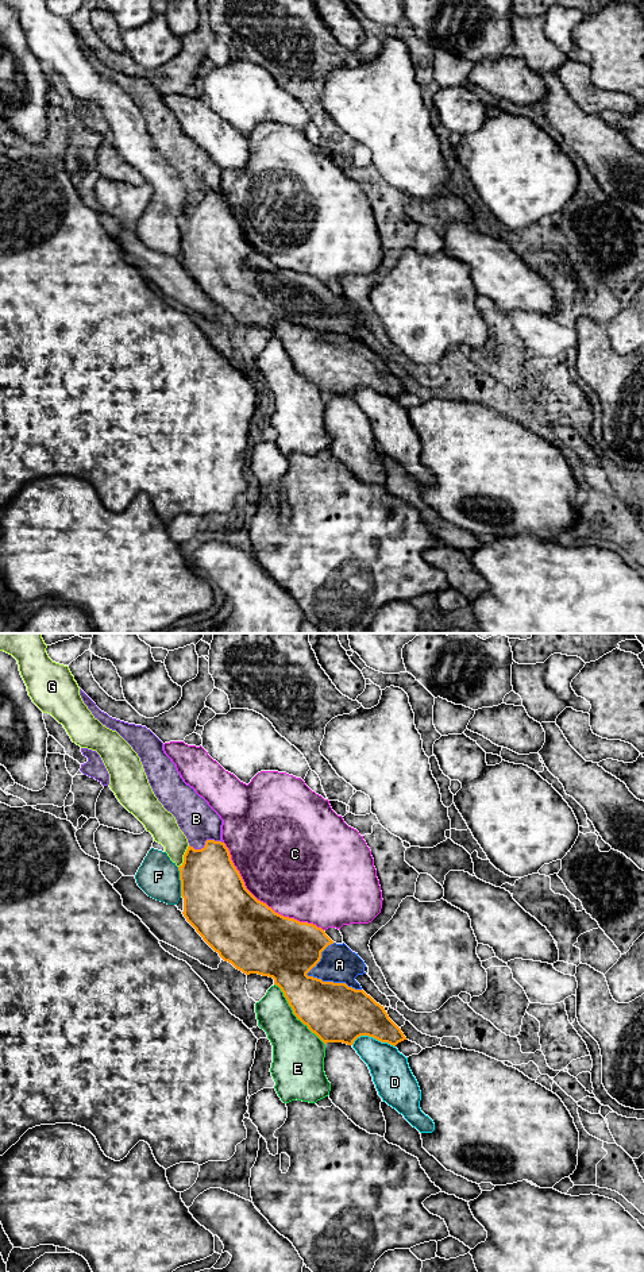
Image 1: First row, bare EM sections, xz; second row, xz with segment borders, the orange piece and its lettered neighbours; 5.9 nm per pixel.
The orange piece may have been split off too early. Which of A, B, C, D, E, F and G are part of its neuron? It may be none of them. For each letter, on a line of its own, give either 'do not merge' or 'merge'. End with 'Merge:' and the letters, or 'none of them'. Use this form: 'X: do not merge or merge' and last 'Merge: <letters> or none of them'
A: merge
B: do not merge
C: do not merge
D: do not merge
E: do not merge
F: do not merge
G: do not merge
Merge: A

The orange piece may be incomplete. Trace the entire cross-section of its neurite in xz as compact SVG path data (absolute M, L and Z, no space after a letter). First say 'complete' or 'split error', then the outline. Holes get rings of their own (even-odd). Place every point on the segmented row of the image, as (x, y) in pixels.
split error | M207 840L201 849L189 845L178 871L181 897L184 898L182 914L186 921L224 961L231 963L236 970L246 975L258 974L273 978L297 1019L306 1025L324 1044L352 1045L360 1036L369 1036L393 1046L406 1040L401 1029L389 1018L383 1006L367 995L355 980L358 975L366 974L366 964L358 953L352 952L344 943L333 943L321 928L284 917L258 901L246 889L224 843Z

